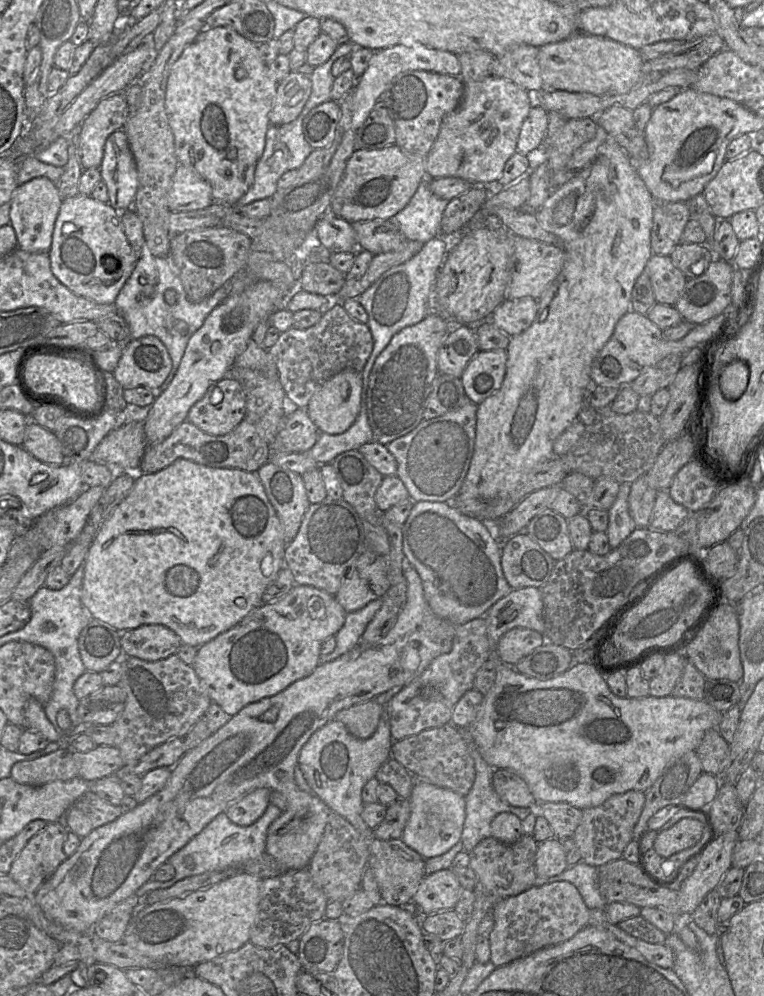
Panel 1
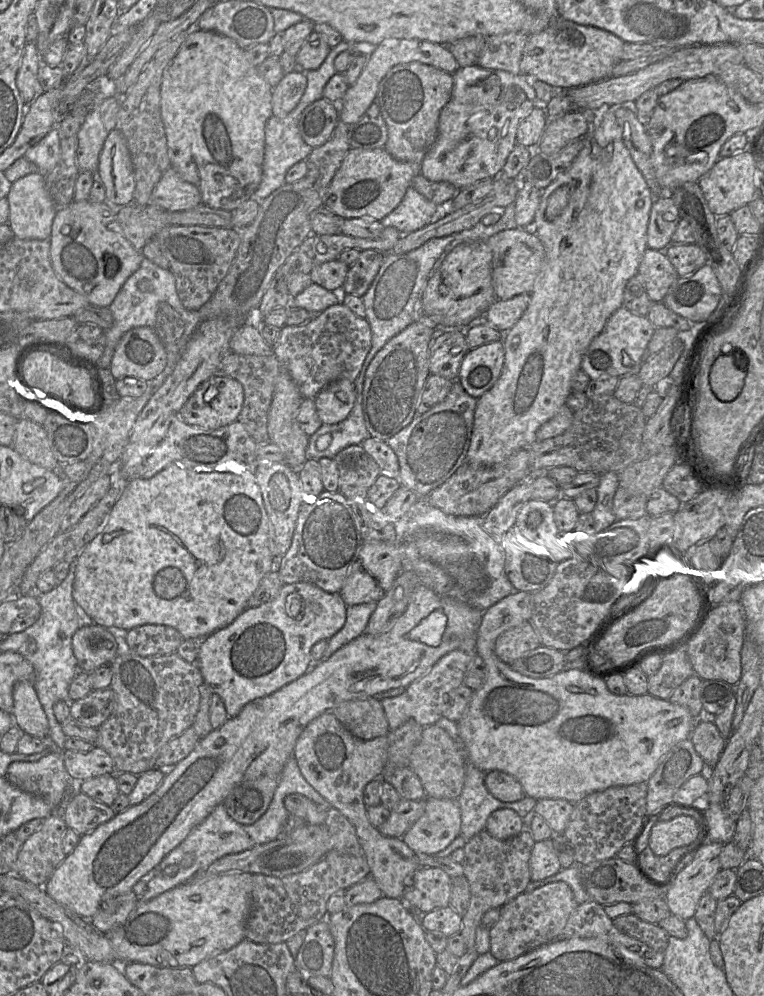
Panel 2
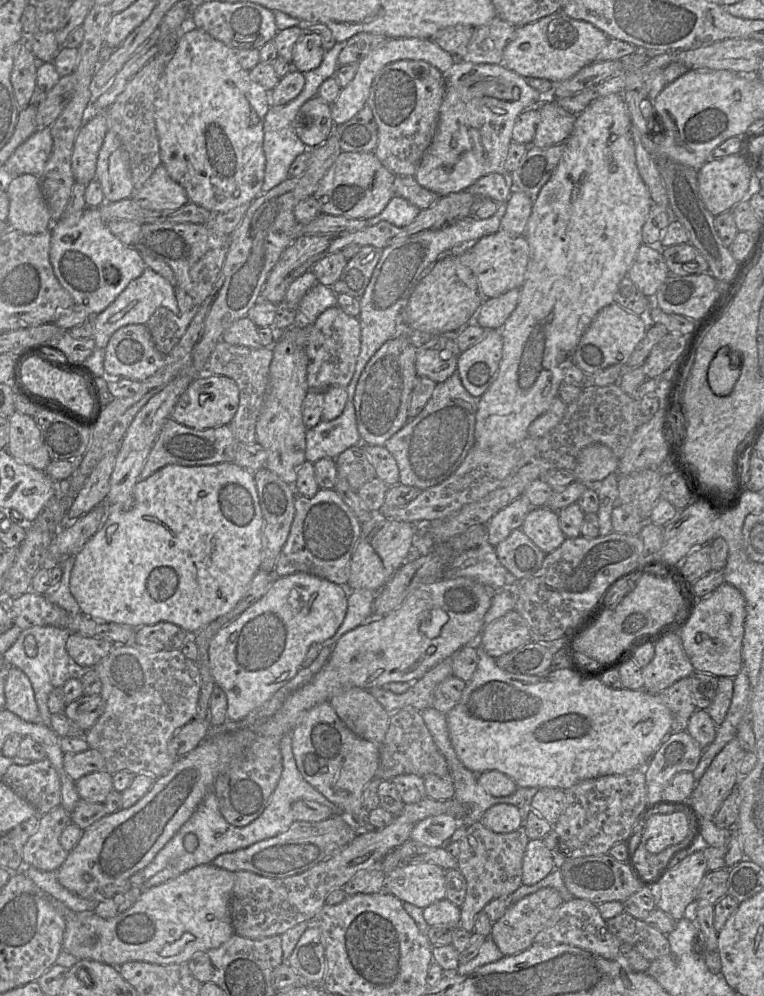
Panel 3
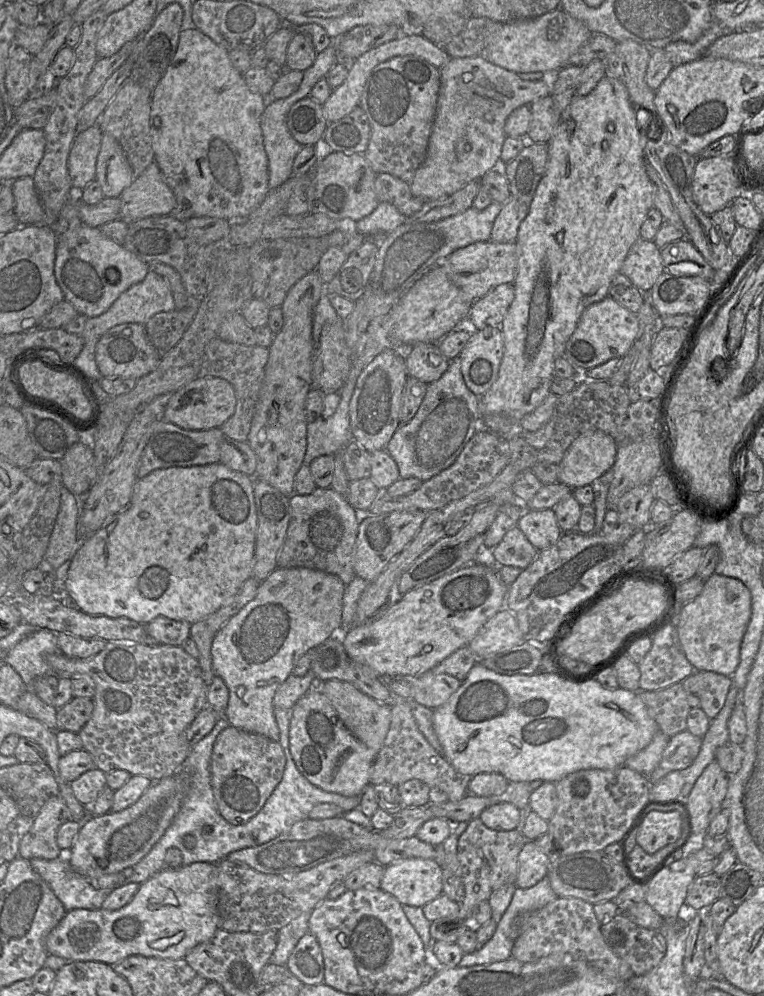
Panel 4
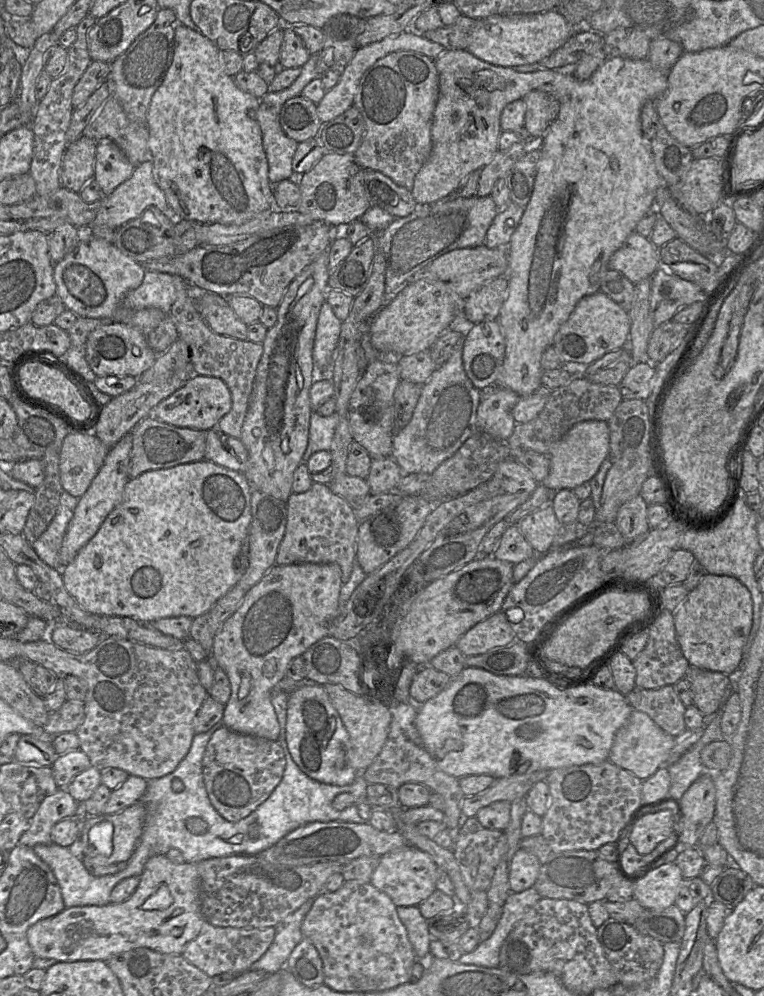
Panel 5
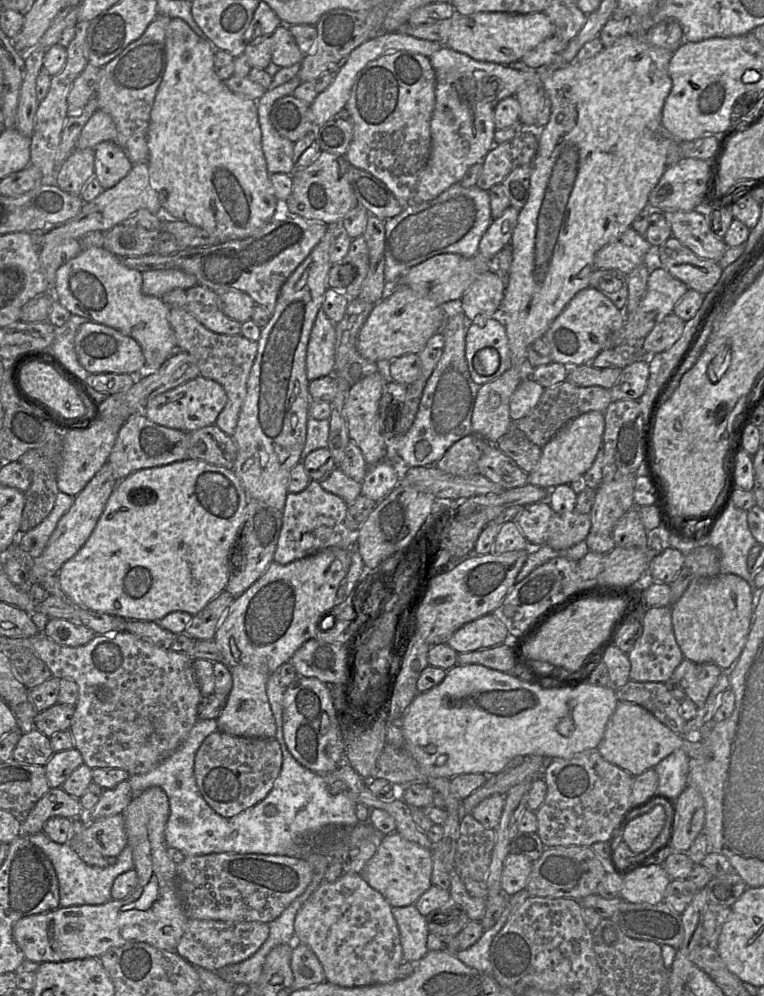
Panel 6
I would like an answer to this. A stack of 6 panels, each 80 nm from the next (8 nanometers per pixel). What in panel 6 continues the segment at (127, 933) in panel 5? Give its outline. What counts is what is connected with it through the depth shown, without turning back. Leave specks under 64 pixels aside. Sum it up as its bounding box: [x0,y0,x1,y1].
[12,786,190,964]

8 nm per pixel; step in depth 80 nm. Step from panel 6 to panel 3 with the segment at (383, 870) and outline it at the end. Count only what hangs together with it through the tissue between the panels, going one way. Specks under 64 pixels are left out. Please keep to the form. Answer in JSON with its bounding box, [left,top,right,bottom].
[384,863,446,909]

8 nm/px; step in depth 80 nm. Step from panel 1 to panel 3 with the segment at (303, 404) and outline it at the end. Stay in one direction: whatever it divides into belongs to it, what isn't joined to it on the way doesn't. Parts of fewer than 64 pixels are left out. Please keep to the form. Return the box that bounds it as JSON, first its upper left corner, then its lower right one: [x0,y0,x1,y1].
[304,306,361,392]

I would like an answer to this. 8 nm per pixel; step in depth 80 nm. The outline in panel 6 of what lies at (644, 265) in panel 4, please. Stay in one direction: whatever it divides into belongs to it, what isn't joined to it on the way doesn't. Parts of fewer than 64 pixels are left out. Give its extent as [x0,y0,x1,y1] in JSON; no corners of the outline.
[595,227,650,275]

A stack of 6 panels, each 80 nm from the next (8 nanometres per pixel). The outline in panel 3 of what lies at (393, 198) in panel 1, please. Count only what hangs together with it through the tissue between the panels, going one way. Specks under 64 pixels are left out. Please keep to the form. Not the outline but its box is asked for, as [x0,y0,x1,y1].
[312,152,395,219]

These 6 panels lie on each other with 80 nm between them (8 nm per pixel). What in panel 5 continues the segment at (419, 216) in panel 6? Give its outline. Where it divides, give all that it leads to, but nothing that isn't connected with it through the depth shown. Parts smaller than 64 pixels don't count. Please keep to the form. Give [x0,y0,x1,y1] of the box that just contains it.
[381,196,498,302]

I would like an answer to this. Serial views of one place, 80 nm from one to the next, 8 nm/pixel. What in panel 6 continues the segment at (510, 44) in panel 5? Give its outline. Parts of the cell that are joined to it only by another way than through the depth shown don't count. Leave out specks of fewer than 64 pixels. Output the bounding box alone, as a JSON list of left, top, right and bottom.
[438,12,555,65]

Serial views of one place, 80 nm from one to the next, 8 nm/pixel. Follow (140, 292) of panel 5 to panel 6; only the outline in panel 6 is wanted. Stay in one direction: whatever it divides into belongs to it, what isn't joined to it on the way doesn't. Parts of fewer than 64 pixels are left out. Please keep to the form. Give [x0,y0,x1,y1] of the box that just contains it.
[142,268,198,298]

